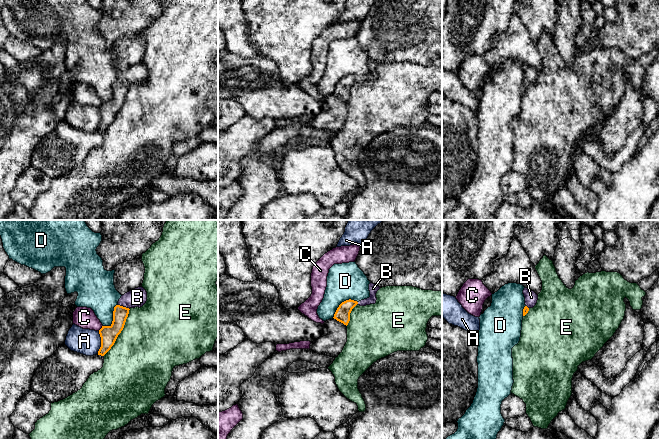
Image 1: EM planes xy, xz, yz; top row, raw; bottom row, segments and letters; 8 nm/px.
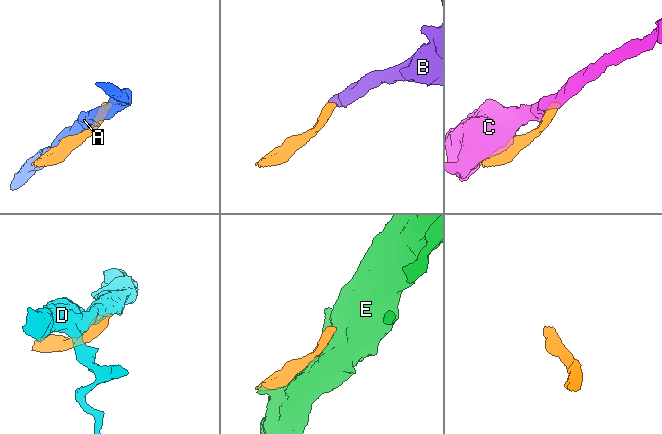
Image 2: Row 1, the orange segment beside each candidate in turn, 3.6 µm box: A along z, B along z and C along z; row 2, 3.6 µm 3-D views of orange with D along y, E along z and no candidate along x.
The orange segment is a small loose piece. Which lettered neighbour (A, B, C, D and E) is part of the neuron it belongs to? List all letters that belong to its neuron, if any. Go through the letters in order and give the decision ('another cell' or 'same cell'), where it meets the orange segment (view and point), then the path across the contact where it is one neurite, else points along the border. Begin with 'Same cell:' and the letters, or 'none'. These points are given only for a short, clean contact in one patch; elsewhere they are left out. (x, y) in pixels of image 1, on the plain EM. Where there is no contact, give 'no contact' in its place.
Same cell: B
A: another cell | xy (101, 118)
B: same cell | xy (123, 83) | across xy (108, 110), (117, 101), (123, 83), (131, 75), (137, 73)
C: another cell | xy (101, 104)
D: another cell | xz (342, 78) | along xz (357, 77), (344, 76), (332, 93)
E: another cell | xy (120, 108)

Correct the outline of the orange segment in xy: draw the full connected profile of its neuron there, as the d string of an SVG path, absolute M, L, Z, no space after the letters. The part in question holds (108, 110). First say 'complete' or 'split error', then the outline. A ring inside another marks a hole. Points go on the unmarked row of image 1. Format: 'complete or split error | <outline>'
split error | M143 63L132 65L121 72L118 80L114 83L113 97L110 102L102 102L99 106L101 123L98 131L104 132L114 121L118 111L124 104L129 86L142 83L147 77L147 68Z

